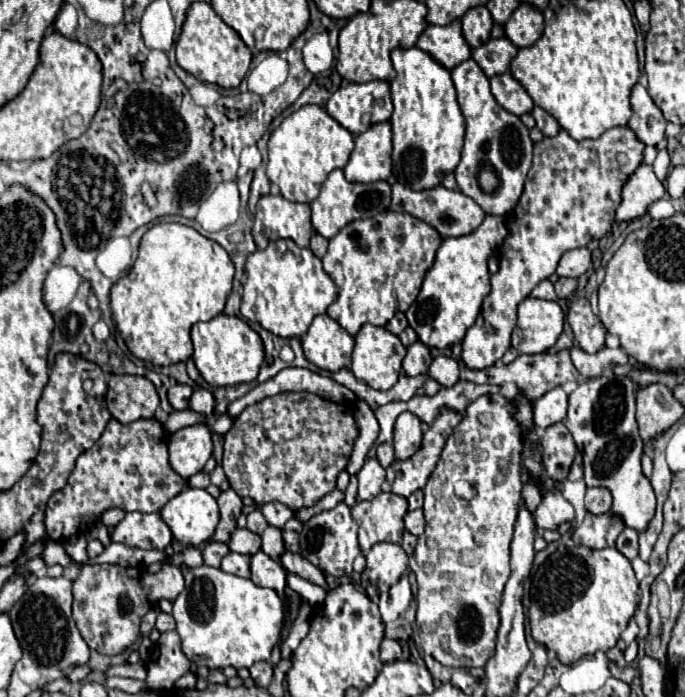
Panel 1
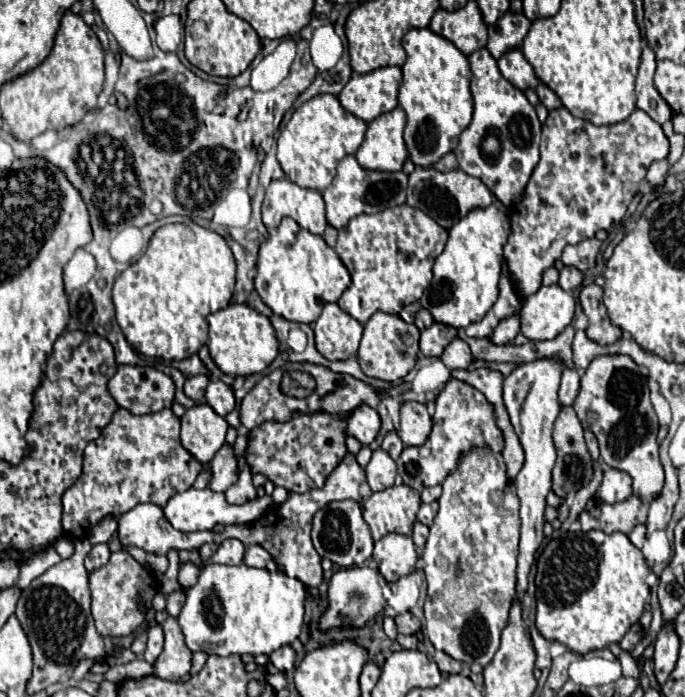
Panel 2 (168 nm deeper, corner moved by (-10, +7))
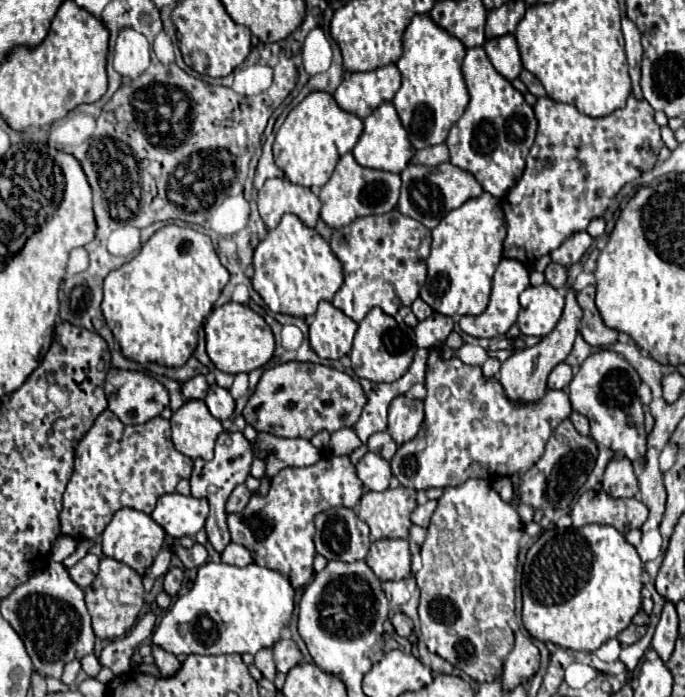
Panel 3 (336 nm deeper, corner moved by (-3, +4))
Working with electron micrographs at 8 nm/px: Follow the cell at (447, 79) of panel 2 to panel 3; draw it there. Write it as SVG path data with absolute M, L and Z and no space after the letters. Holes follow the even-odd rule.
M416 15L408 25L402 37L402 57L396 63L402 75L402 85L396 91L392 105L396 107L414 149L444 143L450 127L466 111L468 91L460 69L464 55L464 45L444 29L436 27L428 15Z

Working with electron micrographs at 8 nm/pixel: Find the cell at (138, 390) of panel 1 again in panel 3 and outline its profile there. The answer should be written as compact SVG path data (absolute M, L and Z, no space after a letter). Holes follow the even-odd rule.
M112 367L106 377L106 399L110 405L110 411L124 423L124 425L138 425L146 423L152 417L158 417L162 409L168 405L168 391L162 383L156 379L140 373L140 371L122 371Z

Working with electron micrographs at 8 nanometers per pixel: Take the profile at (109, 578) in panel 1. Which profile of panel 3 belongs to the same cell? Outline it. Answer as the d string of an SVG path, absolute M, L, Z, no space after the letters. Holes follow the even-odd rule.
M104 557L100 561L100 571L96 579L86 587L84 595L86 595L86 607L92 617L92 629L96 637L116 639L134 627L138 619L138 611L142 609L142 603L144 603L144 585L140 575L132 567L116 559Z

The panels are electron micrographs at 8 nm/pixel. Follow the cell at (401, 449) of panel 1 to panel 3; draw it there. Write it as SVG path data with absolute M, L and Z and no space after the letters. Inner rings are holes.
M396 397L388 409L388 433L390 437L402 445L414 439L424 421L424 403L418 399Z

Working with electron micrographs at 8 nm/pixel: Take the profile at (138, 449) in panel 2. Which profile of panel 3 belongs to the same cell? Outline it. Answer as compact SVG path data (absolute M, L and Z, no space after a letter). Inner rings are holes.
M106 409L76 447L74 473L60 513L62 533L72 539L94 539L122 507L150 515L164 493L176 493L178 481L192 475L192 467L194 461L174 449L168 419L158 415L142 425L124 425Z

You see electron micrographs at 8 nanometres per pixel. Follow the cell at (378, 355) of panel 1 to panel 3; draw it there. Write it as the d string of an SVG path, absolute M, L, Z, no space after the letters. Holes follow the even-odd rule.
M374 307L358 325L354 345L350 351L350 361L352 369L358 377L370 379L374 383L390 383L400 379L416 353L416 343L414 343L414 329L412 327L400 327L394 317L384 315L380 307Z

